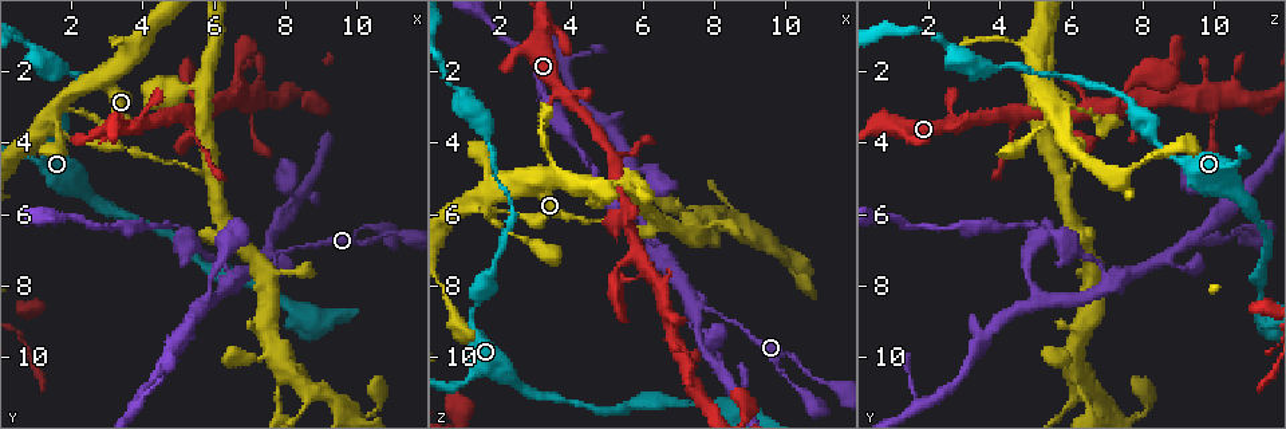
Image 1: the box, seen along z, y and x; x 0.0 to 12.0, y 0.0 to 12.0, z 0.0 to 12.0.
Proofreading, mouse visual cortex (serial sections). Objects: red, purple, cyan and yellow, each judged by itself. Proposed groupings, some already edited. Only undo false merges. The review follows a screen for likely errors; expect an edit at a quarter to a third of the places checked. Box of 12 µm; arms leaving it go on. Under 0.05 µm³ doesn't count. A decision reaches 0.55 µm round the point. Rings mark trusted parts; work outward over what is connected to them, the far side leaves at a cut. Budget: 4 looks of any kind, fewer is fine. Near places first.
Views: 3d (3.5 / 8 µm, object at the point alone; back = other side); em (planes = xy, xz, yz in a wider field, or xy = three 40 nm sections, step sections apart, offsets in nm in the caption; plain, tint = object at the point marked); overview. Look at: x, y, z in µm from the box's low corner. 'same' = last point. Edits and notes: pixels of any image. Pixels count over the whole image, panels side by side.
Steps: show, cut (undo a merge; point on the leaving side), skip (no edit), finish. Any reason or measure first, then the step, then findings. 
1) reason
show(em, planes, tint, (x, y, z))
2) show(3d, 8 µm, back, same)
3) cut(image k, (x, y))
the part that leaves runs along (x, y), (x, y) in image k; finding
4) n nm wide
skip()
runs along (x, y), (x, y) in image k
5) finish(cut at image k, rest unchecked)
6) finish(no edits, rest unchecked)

four or more arms meet
show(3d, 3.5 µm, (7.5, 7.1, 8.6))

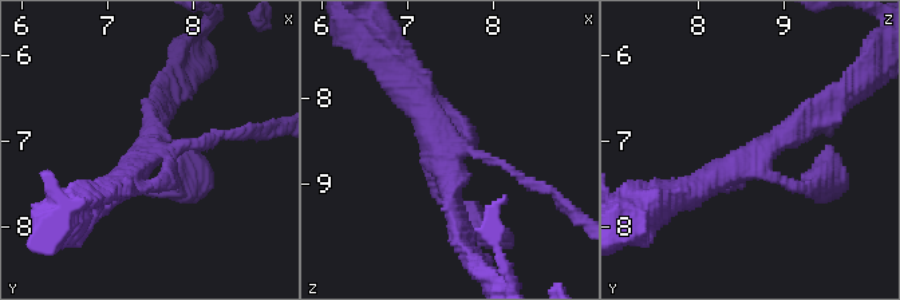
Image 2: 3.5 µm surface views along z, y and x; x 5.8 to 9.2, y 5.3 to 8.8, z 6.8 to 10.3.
4 arms; arms of 100, 150, 200, 350 nm; shape alone is not enough
show(em, xy, step 5, tint, (7.65, 7.15, 8.60))

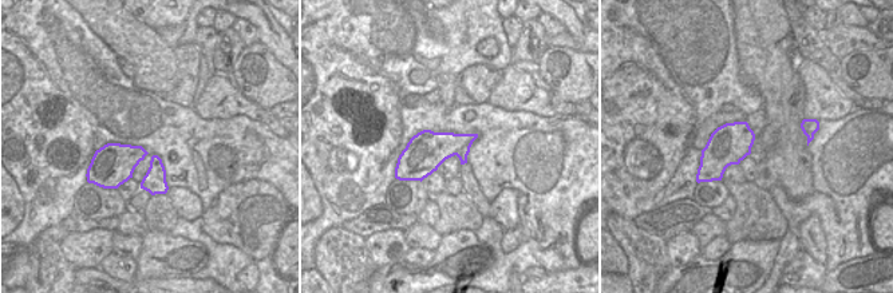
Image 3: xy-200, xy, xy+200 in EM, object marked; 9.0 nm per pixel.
cut(image 2, (758, 172))
the part that leaves runs along (480, 154), (442, 145), (405, 86) in image 2; two cells meet here

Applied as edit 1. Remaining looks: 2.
small branch off a trunk
show(3d, 3.5 µm, (7.1, 2.7, 9.8))

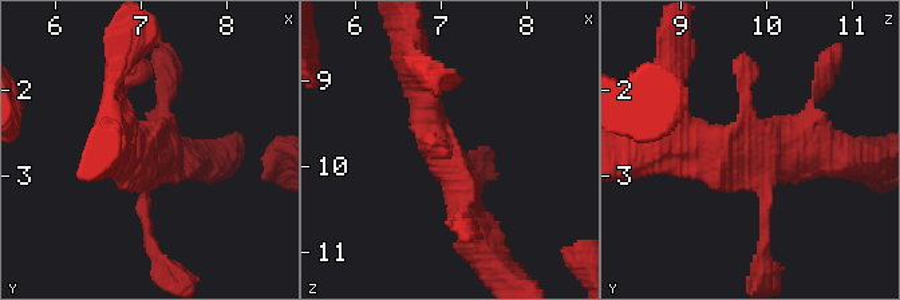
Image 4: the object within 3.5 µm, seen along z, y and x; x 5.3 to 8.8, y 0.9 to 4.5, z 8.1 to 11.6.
show(em, planes, tint, (7.05, 2.65, 9.80))

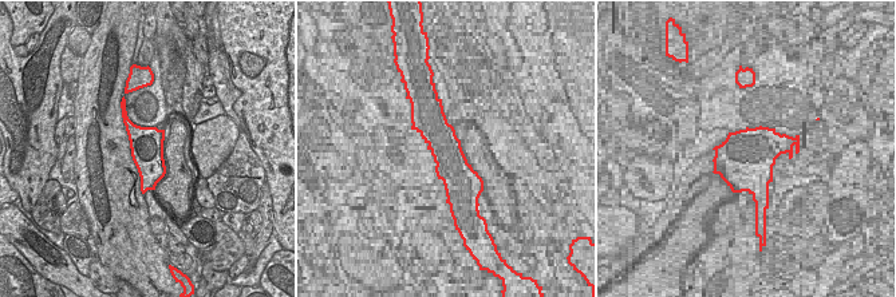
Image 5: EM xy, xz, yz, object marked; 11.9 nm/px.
400 nm wide
skip()
runs along (411, 68), (473, 227) in image 4; all the same cell

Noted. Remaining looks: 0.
finish(cut at image 2, rest unchecked)

